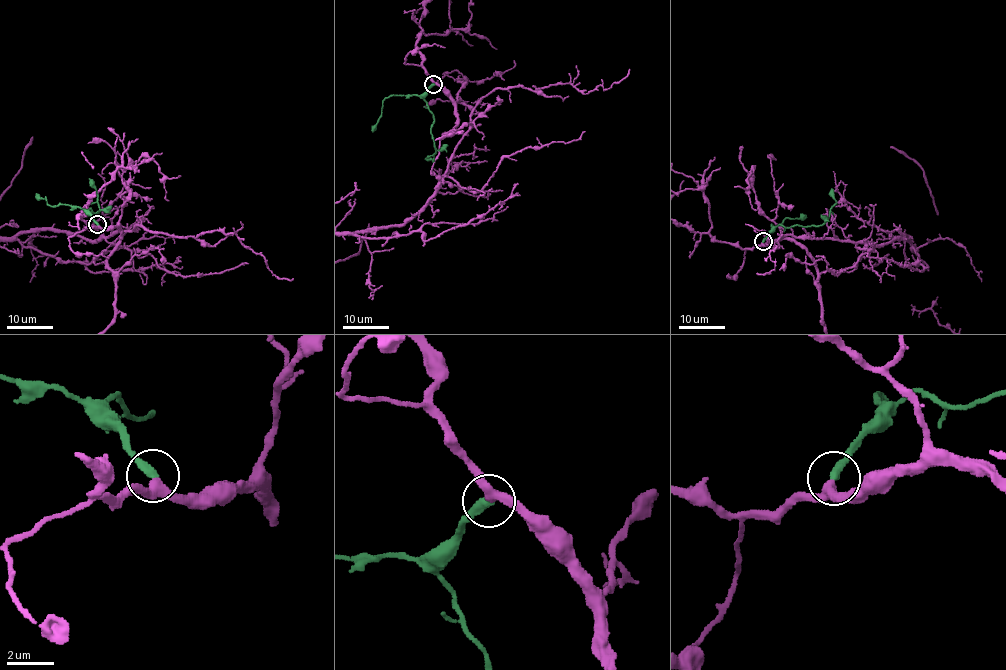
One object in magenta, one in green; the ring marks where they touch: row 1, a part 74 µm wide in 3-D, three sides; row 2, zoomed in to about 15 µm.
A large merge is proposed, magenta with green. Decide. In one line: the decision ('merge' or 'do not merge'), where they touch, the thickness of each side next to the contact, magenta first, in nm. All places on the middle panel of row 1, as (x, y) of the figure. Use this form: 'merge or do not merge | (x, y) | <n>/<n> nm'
merge | (433, 84) | 360/400 nm

